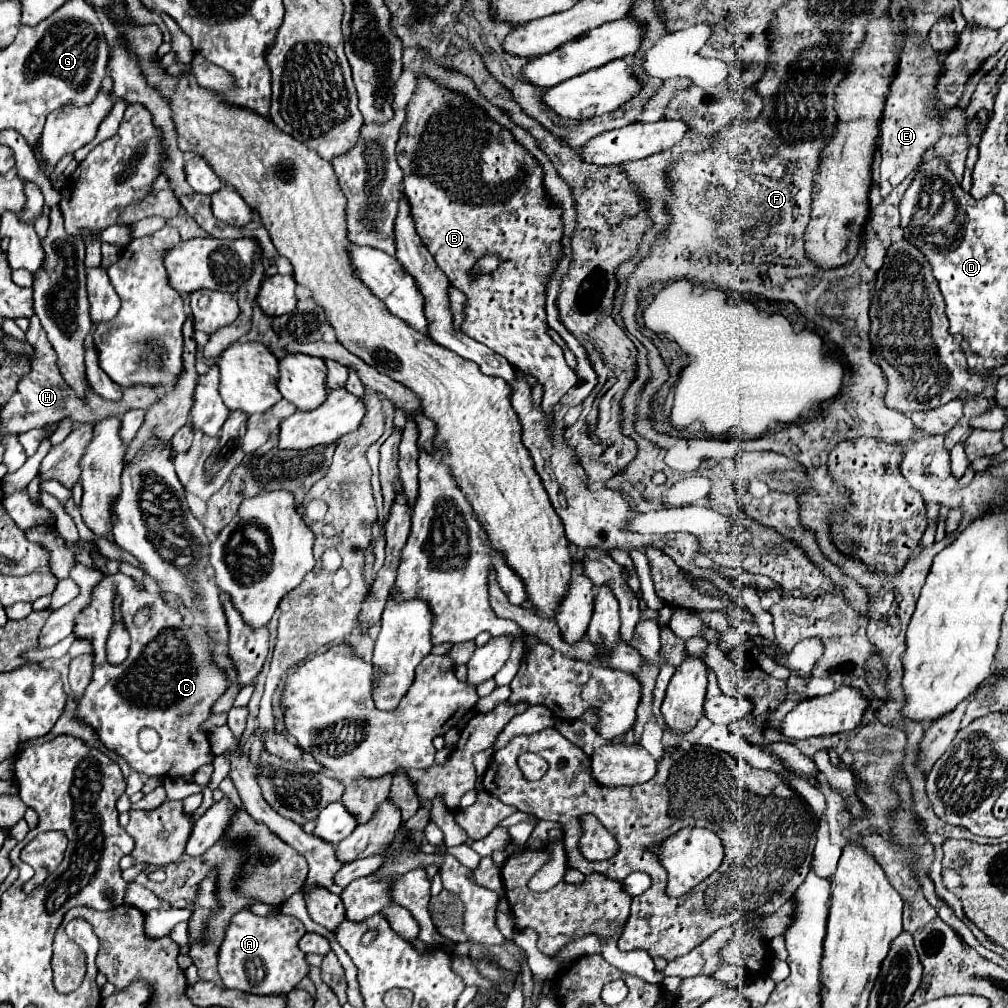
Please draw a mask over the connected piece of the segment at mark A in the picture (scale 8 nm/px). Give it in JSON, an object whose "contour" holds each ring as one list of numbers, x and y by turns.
{"contour":[[241,909,231,917,219,949,219,975,223,985,255,995,287,995,305,975,309,975,305,953,297,947,303,935,305,927,295,917,257,917,249,909]]}

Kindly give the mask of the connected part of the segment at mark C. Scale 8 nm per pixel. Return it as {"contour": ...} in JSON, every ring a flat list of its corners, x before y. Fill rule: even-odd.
{"contour":[[115,573,113,577,103,579,97,589,93,589,93,601,89,601,89,605,85,607,85,611,81,611,79,619,73,623,73,635,77,639,87,639,87,635,91,637,91,645,93,645,93,677,89,687,85,689,83,697,77,701,77,709,75,709,75,719,79,723,89,725,97,735,99,741,115,751,117,755,121,755,129,767,137,773,143,775,153,775,153,777,183,777,183,775,193,775,201,765,211,763,213,761,213,753,211,753,211,745,205,733,199,731,199,725,209,719,211,715,211,707,213,703,225,693,225,671,217,669,215,663,209,657,209,637,201,631,195,631,191,627,185,627,183,617,179,615,179,611,171,609,163,597,159,597,157,593,149,593,139,591,133,583,131,577,123,575,123,573],[113,591,119,591,123,595,123,605,121,611,129,613,129,633,131,633,131,649,129,649,129,659,123,661,121,665,113,667,107,663,105,659,105,641,107,635,111,631,111,623,113,623],[147,607,149,609,149,619,137,627,133,623,133,617,139,609],[143,727,151,727,157,729,161,741,159,747,155,751,145,753,139,747,139,731]]}

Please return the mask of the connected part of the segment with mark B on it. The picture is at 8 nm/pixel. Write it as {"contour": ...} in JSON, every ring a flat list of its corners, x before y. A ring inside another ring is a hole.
{"contour":[[427,77,417,79,417,89,407,105,407,119,397,143,397,163,405,173,403,193,409,201,417,235,435,257,437,267,441,267,449,283,467,297,461,331,493,349,497,355,503,355,517,373,535,377,543,387,541,407,549,413,559,397,577,383,577,377,565,363,563,349,549,337,545,323,545,281,557,267,561,255,561,209,551,207,545,199,539,165,515,143,507,129,489,121,483,109,467,103,459,93,437,87],[483,255,499,257,501,263,497,271,469,279,471,265]]}

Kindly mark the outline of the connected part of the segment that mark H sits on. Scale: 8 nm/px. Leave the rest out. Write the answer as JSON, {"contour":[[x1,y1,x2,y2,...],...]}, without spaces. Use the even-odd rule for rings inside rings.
{"contour":[[33,315,29,321,31,321,31,325,29,325,29,331,27,331,27,341,33,347,35,357,33,357,29,375,25,375,19,381,17,393,1,409,1,431,3,433,25,433,33,427,43,427,43,425,61,421,65,417,73,419,75,423,95,425,97,421,107,419,107,417,121,417,129,409,145,409,157,399,157,389,151,389,151,387,145,387,145,385,123,389,123,397,119,401,107,401,107,399,95,395,93,391,89,391,85,397,77,397,77,393,67,387,65,379,59,373,57,353,53,351,37,315]]}

